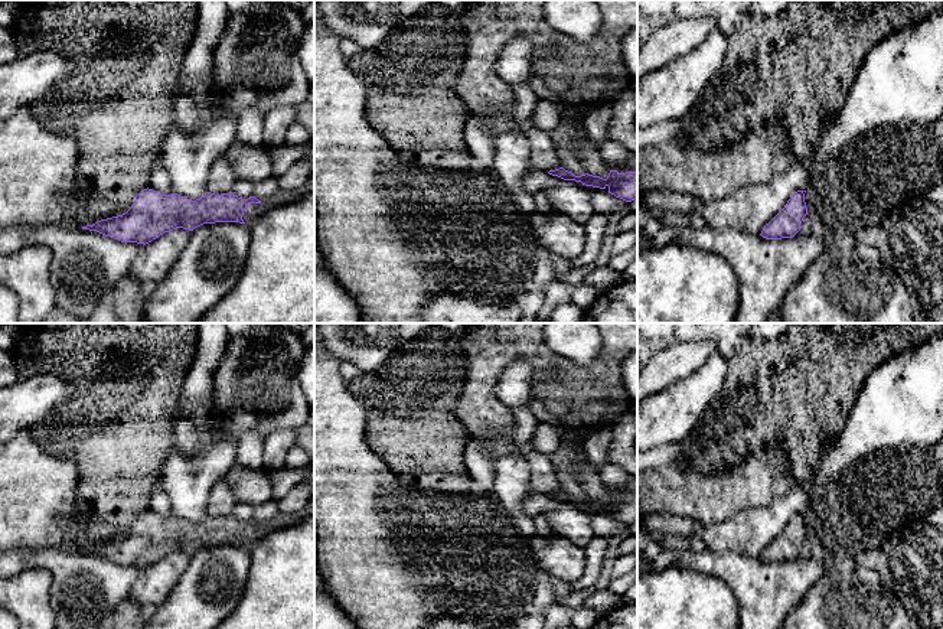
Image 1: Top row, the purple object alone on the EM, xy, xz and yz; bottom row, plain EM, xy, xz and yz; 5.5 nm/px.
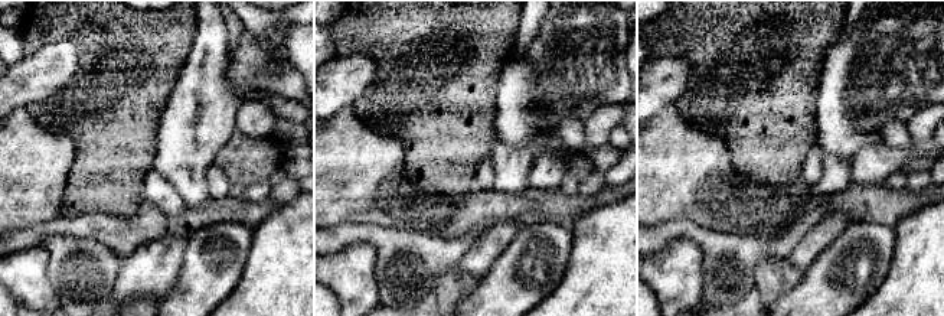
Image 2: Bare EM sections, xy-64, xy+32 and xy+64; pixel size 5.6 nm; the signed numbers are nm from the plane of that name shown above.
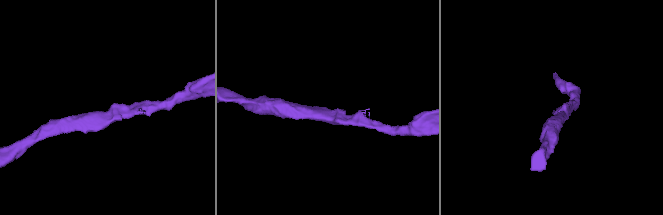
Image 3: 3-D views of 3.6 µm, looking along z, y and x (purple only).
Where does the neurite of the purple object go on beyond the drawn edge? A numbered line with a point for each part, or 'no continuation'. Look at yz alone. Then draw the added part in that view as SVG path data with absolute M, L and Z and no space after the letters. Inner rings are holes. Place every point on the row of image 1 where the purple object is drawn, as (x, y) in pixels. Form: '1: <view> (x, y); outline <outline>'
no continuation

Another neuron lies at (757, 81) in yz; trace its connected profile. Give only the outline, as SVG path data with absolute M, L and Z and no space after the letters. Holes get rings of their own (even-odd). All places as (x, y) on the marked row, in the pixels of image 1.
M753 45L753 56L750 62L743 62L741 72L745 74L745 98L754 104L763 92L771 87L769 72L766 69L766 55L758 52Z

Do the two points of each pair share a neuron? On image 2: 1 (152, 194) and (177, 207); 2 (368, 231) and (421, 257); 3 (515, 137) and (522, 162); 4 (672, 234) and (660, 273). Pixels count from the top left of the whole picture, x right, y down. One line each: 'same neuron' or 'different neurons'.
1: same neuron
2: same neuron
3: different neurons
4: different neurons

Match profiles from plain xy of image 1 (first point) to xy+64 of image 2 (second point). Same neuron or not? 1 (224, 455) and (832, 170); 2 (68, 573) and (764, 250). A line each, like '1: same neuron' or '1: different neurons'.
1: same neuron
2: same neuron

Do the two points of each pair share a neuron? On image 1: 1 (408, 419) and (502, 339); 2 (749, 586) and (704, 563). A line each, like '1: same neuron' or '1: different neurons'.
1: different neurons
2: same neuron

